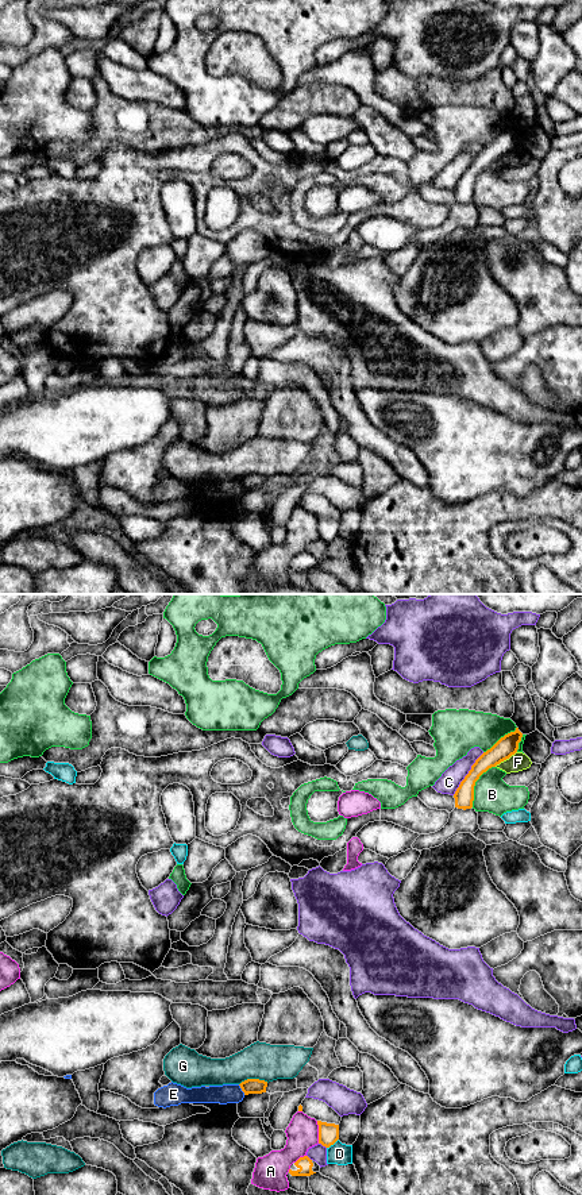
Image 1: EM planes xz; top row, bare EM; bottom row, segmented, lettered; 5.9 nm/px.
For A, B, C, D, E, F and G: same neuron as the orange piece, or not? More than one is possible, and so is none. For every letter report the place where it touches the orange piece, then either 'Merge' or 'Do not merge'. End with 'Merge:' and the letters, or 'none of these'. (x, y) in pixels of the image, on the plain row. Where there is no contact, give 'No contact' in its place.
A: Touches orange at xz (319, 527). Do not merge
B: Touches orange at xz (474, 180). Do not merge
C: Touches orange at xz (467, 169). Do not merge
D: Touches orange at xz (332, 539). Do not merge
E: Touches orange at xz (242, 485). Do not merge
F: Touches orange at xz (505, 154). Do not merge
G: Touches orange at xz (253, 474). Do not merge
Merge: none of these

